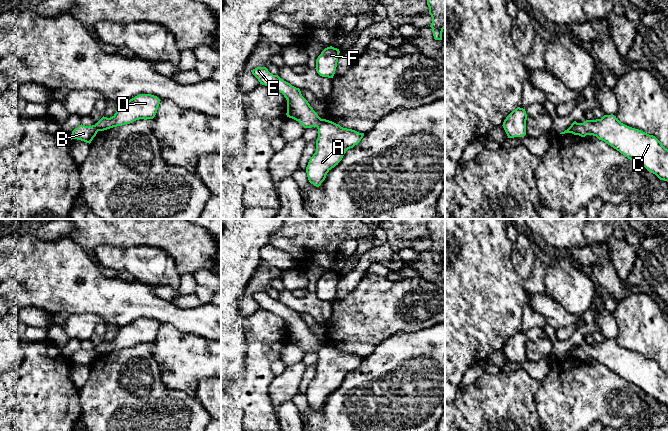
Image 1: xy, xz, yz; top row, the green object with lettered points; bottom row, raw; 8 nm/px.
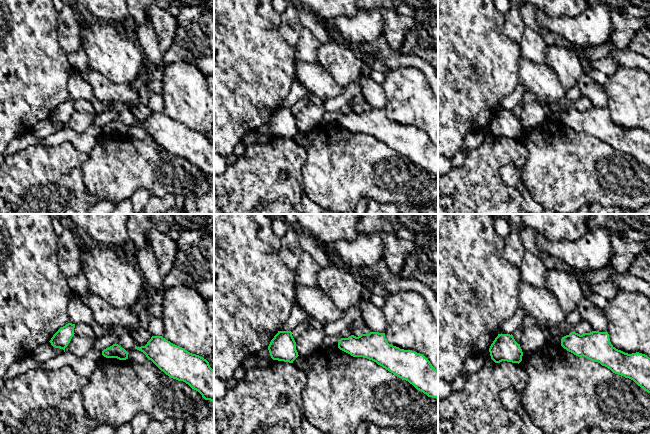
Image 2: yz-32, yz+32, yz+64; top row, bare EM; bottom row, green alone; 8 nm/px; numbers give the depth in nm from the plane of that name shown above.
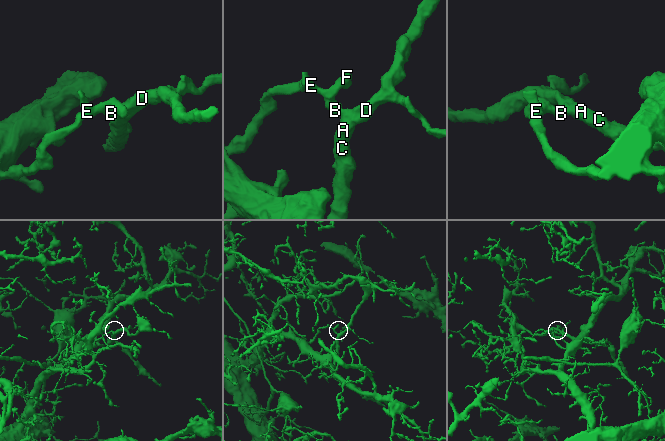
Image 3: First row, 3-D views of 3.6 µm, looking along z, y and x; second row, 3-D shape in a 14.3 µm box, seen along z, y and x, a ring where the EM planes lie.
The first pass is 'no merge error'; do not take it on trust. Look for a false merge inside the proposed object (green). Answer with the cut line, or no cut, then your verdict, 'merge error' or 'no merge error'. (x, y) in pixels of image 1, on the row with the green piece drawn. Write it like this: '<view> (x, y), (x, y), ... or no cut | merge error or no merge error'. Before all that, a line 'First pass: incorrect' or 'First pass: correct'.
First pass: incorrect
yz (570, 126), (579, 134) | merge error

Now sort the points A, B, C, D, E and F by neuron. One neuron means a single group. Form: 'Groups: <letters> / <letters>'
Groups: A C D / B E F

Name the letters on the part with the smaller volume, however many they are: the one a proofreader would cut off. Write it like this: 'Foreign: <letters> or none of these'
Foreign: A, C, D

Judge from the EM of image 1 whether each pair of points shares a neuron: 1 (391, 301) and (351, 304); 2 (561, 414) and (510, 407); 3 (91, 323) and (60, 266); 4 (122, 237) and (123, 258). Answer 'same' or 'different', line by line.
1: same
2: different
3: different
4: different

